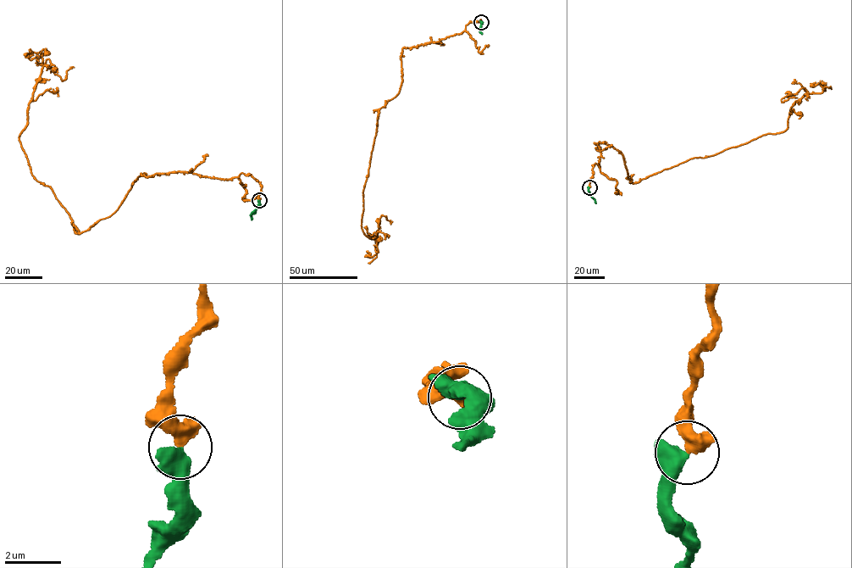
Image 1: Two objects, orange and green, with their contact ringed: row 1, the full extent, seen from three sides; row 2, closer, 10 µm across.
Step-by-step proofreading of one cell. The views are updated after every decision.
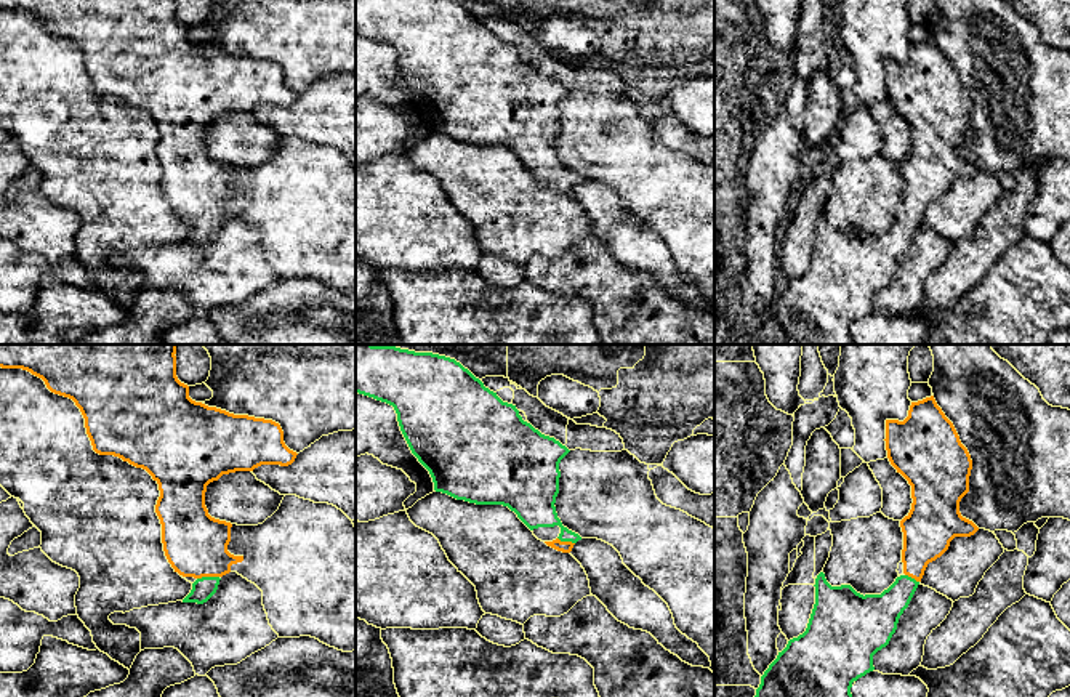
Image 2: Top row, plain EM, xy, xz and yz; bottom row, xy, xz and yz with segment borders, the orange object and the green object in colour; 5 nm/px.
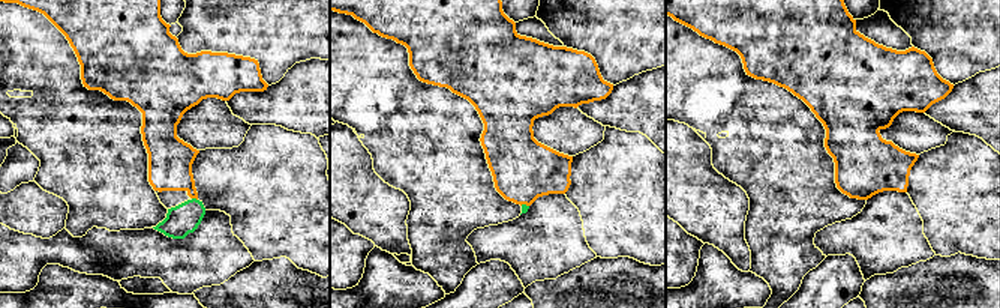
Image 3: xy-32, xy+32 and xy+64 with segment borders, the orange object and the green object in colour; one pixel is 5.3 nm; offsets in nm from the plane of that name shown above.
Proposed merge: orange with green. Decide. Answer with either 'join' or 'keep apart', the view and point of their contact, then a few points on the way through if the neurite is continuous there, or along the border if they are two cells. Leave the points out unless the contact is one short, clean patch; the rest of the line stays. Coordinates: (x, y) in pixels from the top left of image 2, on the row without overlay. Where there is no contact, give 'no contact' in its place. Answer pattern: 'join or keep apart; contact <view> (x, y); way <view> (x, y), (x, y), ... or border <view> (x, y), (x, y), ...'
join; contact xy (207, 217); way xy (196, 186), (207, 201), (207, 217), (204, 229)

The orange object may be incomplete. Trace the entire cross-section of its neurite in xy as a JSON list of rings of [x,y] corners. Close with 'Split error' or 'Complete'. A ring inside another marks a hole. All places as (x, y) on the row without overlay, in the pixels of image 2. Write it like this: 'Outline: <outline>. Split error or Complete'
Outline: [[[0,0],[0,8],[27,11],[42,19],[51,34],[72,40],[85,59],[96,95],[119,98],[152,117],[160,131],[155,154],[162,165],[165,197],[175,213],[195,220],[183,244],[207,244],[216,234],[221,218],[231,213],[231,207],[243,202],[243,197],[227,192],[232,165],[208,155],[207,127],[223,115],[253,112],[261,106],[292,106],[298,95],[285,87],[280,66],[192,42],[189,27],[176,18],[176,0]]]. Split error

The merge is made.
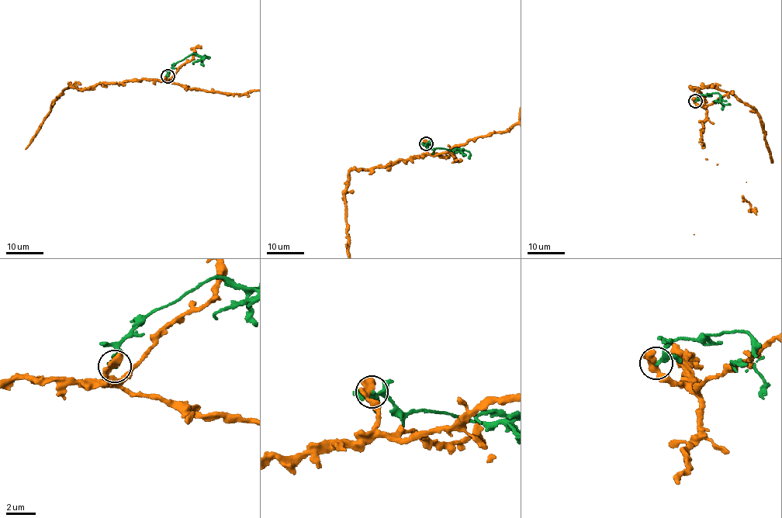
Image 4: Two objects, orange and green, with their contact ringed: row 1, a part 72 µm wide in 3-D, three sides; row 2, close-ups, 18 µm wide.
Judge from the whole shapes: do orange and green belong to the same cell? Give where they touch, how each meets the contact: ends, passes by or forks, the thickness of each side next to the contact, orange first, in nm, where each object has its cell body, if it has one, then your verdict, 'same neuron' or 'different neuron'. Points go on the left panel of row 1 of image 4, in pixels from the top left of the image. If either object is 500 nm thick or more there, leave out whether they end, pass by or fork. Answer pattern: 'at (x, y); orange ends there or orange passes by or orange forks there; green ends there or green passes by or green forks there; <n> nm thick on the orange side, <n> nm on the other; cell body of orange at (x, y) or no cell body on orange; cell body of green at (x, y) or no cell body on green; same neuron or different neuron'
at (167, 76); orange passes by; green ends there; 420 nm thick on the orange side, 340 nm on the other; no cell body on orange; no cell body on green; different neuron

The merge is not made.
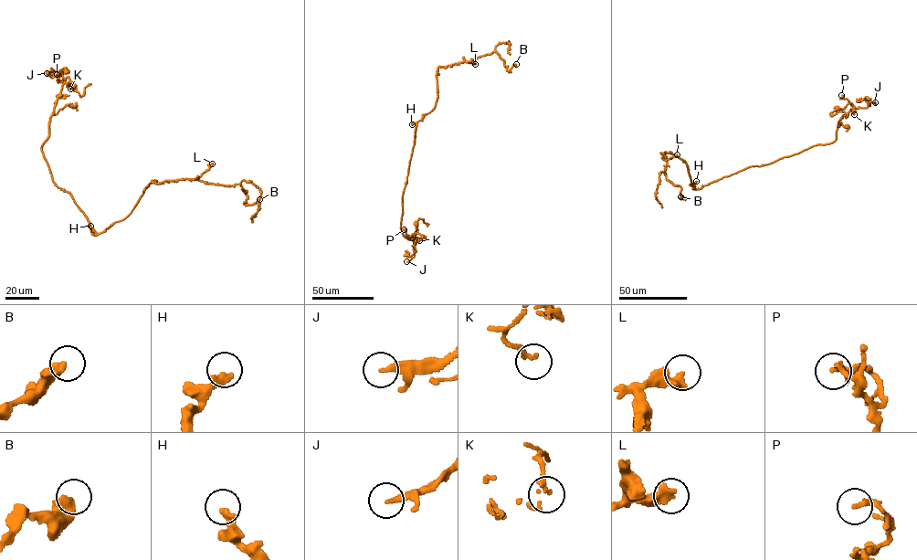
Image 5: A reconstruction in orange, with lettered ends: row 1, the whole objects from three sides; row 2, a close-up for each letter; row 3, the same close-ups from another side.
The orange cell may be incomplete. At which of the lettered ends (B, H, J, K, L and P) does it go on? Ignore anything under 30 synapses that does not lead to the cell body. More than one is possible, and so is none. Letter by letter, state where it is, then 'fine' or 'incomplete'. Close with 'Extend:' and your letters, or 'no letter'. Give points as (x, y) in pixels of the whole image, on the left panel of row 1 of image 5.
B: (259, 199) | fine
H: (90, 226) | fine
J: (47, 73) | incomplete
K: (70, 89) | fine
L: (212, 163) | incomplete
P: (57, 74) | fine
Extend: J, L

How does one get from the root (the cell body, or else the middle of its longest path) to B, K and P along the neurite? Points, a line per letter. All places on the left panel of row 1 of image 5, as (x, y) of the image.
B: (88, 219), (95, 235), (103, 232), (131, 213), (152, 183), (239, 184), (245, 205), (259, 199)
K: (88, 219), (70, 193), (53, 182), (41, 150), (48, 134), (50, 116), (64, 83), (71, 85), (70, 89)
P: (88, 219), (70, 193), (53, 182), (41, 150), (62, 84), (57, 74)

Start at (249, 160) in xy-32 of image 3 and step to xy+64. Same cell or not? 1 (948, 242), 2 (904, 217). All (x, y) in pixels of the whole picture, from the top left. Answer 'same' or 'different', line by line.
1: same
2: different

